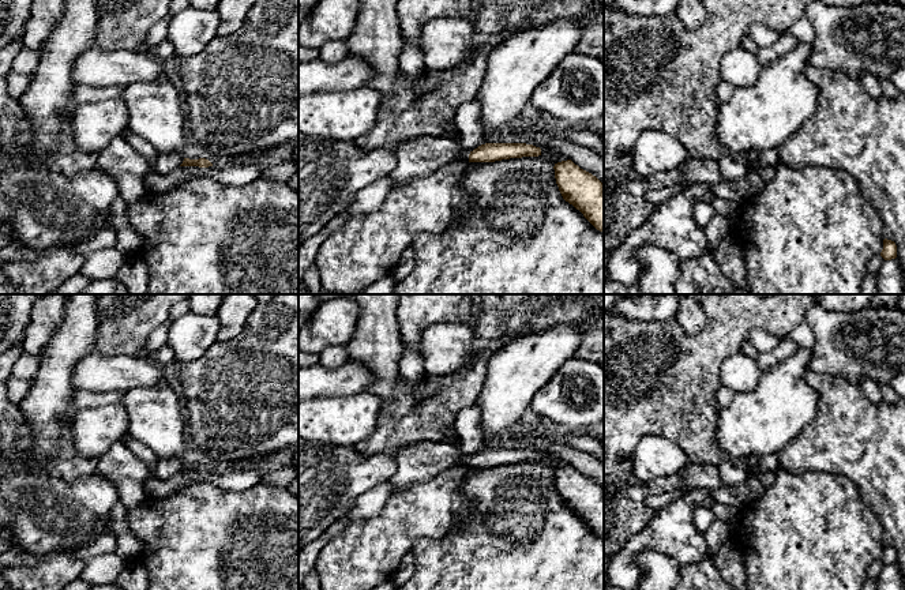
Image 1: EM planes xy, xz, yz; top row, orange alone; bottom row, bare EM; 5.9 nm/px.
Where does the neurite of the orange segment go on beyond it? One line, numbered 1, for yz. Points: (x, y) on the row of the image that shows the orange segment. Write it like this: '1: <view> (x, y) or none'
1: none

